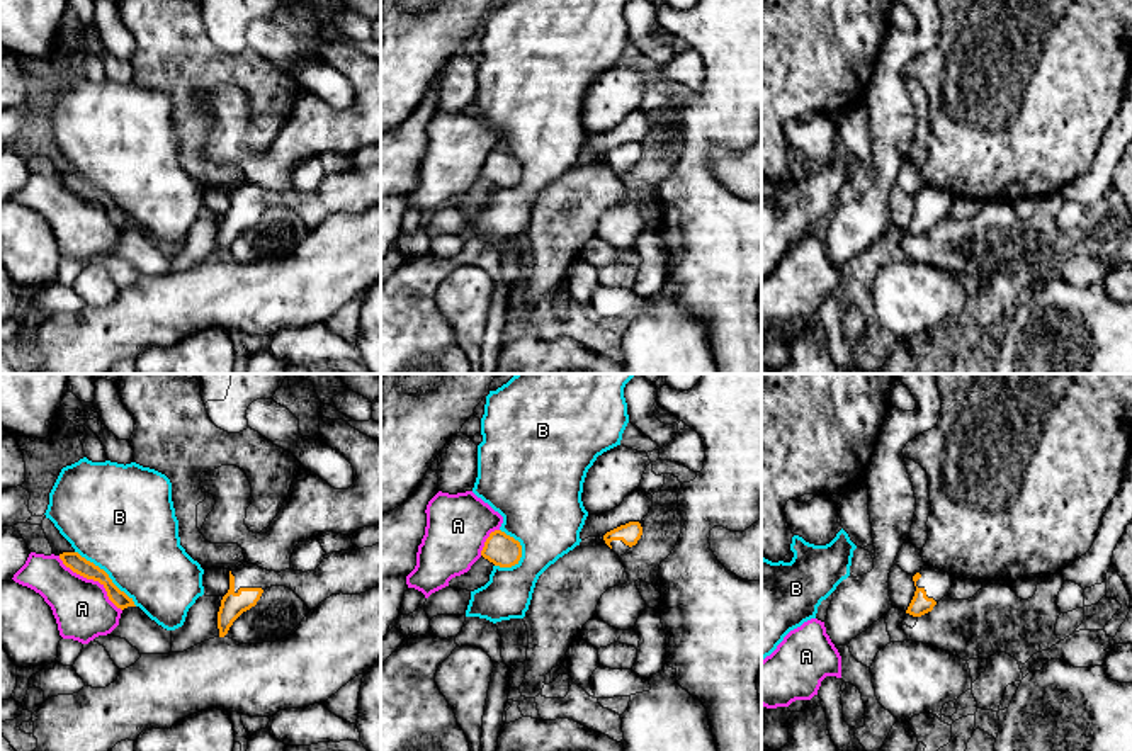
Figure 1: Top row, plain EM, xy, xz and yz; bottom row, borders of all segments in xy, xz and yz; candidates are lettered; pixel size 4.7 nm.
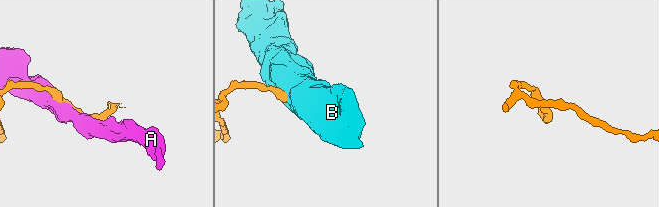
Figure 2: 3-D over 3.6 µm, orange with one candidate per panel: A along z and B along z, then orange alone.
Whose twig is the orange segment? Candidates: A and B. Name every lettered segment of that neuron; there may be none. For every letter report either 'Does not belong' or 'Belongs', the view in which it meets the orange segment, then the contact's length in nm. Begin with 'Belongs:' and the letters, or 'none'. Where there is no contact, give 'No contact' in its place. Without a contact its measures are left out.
Belongs: none
A: Does not belong. Touches orange in xy. Shared border 400 nm
B: Does not belong. Touches orange in xy. Shared border 400 nm

